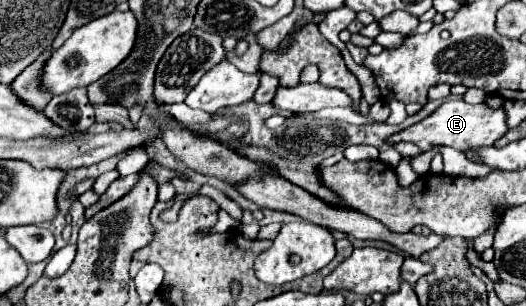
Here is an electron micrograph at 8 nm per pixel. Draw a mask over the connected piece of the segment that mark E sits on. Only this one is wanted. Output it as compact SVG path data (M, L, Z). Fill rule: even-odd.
M463 99L459 101L445 101L433 115L423 119L421 123L395 133L387 143L397 143L397 141L411 141L415 143L421 151L431 149L433 145L447 145L455 149L469 149L469 147L479 147L479 145L493 145L497 139L501 139L509 131L507 125L507 113L505 105L501 107L491 107L487 103L477 103L471 105Z

